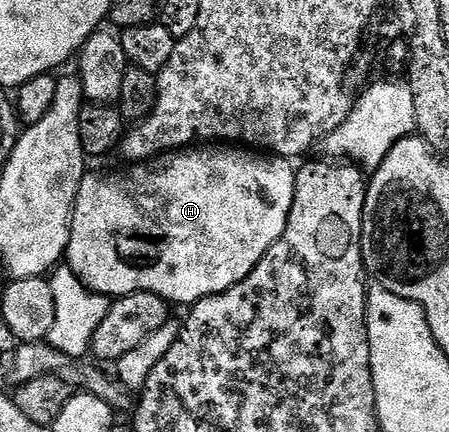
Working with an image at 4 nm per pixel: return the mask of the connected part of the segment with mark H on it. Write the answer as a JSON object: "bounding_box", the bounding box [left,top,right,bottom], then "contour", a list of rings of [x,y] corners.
{"bounding_box":[67,146,297,305],"contour":[[[193,146],[188,150],[170,152],[163,162],[137,162],[126,172],[113,172],[110,176],[87,174],[81,179],[77,201],[73,207],[73,225],[67,253],[67,267],[75,273],[93,292],[110,298],[129,296],[132,292],[150,292],[168,300],[170,305],[198,304],[203,298],[226,292],[231,286],[243,282],[257,263],[267,254],[267,250],[283,234],[287,218],[291,214],[291,202],[295,198],[297,168],[292,159],[272,154],[262,154],[257,150],[246,150],[241,146]]]}

